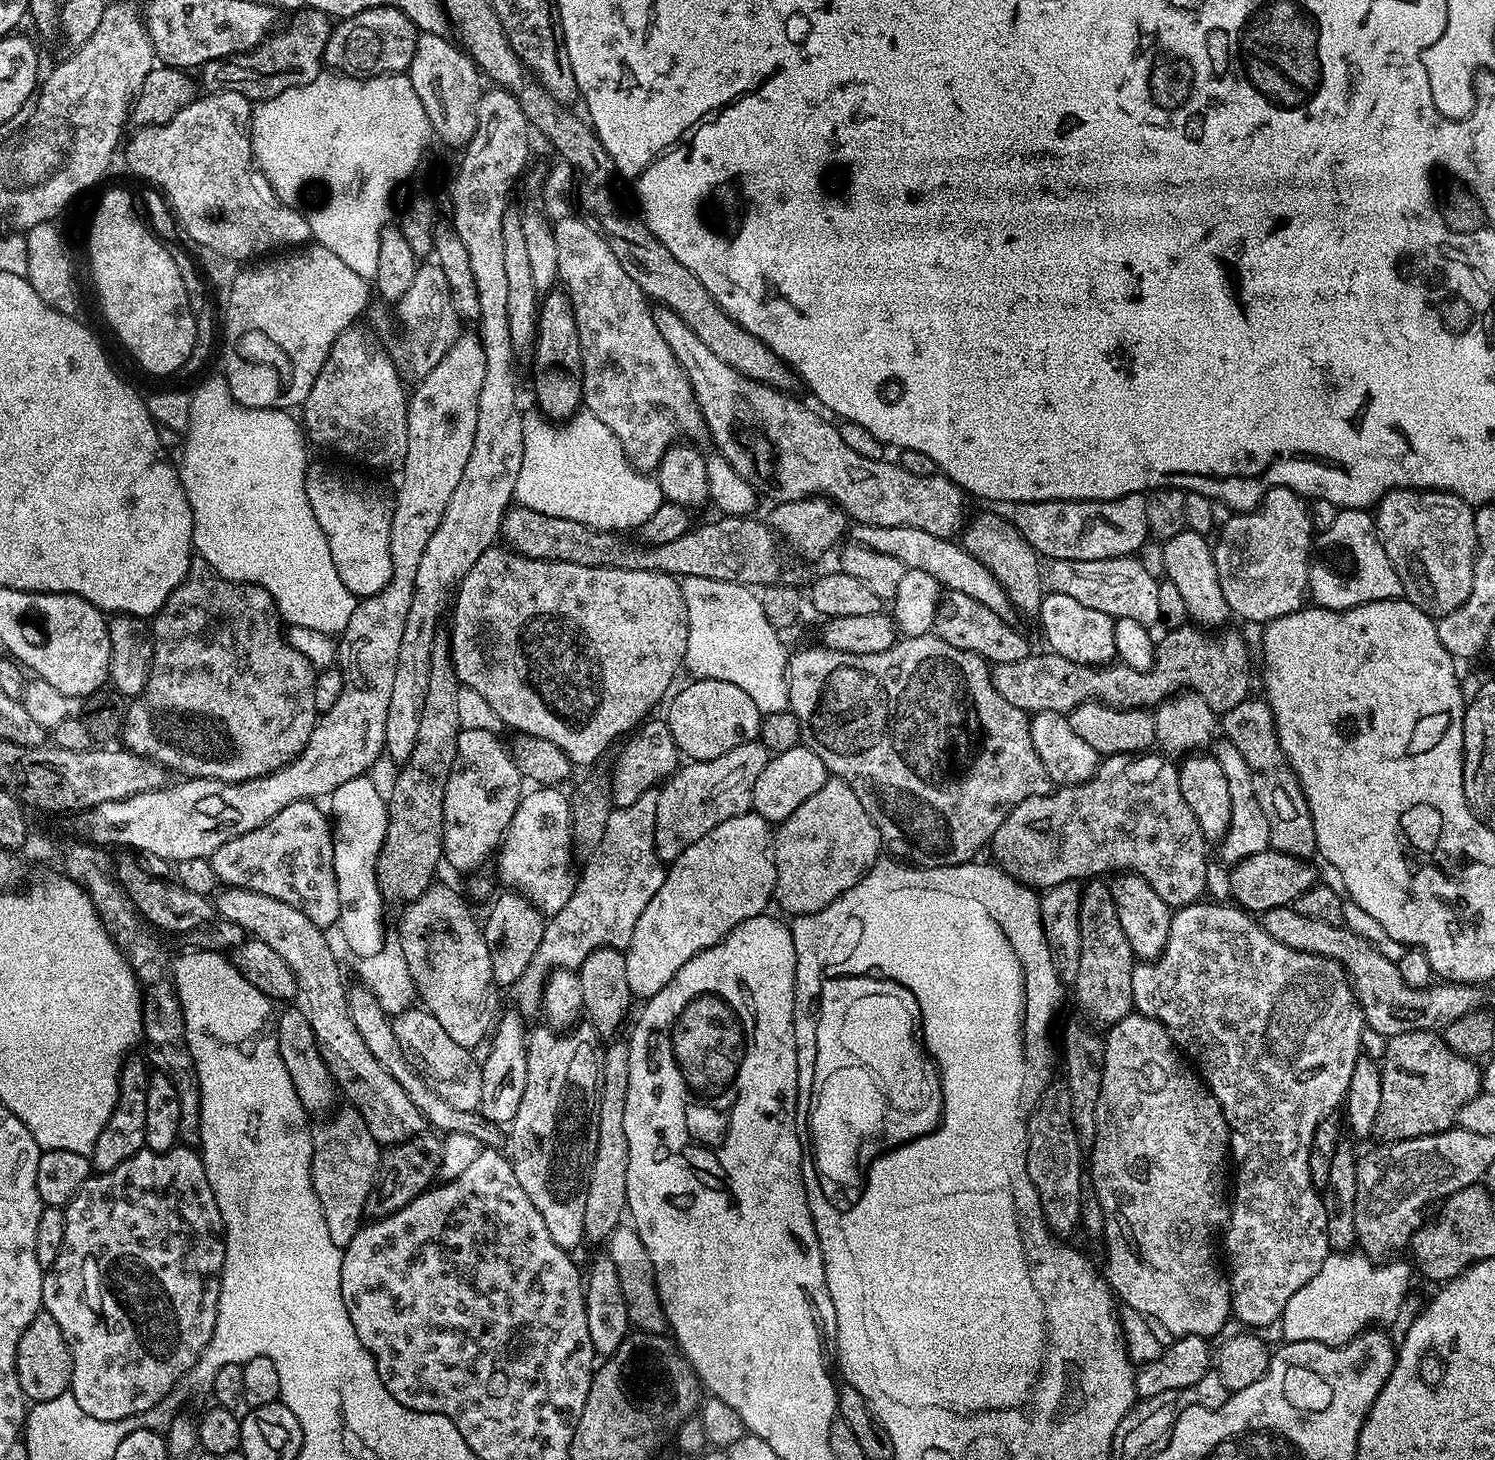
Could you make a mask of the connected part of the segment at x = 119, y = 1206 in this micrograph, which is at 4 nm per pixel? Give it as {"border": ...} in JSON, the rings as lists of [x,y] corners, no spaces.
{"border":[[[177,1146],[168,1152],[142,1150],[126,1158],[122,1166],[114,1166],[114,1170],[89,1176],[64,1208],[64,1217],[66,1238],[62,1238],[62,1250],[58,1250],[58,1258],[44,1273],[42,1308],[52,1315],[54,1322],[58,1322],[58,1330],[62,1330],[62,1338],[66,1338],[66,1346],[72,1355],[72,1397],[86,1414],[90,1414],[90,1418],[128,1420],[132,1416],[143,1416],[146,1410],[163,1402],[165,1396],[173,1395],[172,1387],[179,1380],[181,1383],[194,1362],[198,1362],[216,1325],[220,1275],[224,1269],[224,1223],[218,1202],[214,1202],[214,1190],[210,1190],[210,1182],[206,1178],[201,1153],[192,1146]]]}

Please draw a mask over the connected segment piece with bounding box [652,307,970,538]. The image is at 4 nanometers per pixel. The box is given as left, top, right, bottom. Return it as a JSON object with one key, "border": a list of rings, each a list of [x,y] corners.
{"border":[[[657,307],[652,314],[652,320],[656,324],[658,334],[662,334],[662,342],[666,342],[666,346],[670,346],[670,350],[674,354],[674,358],[678,362],[678,366],[682,366],[682,370],[686,374],[686,378],[692,387],[692,393],[696,399],[696,405],[700,408],[700,418],[703,427],[708,428],[708,432],[712,435],[712,440],[716,443],[719,459],[725,464],[731,466],[738,474],[738,478],[742,478],[757,492],[761,497],[769,496],[772,502],[781,504],[782,502],[794,502],[795,500],[804,500],[808,496],[822,496],[832,501],[833,504],[848,515],[849,521],[857,524],[873,524],[874,526],[914,526],[926,530],[929,534],[938,536],[955,537],[957,533],[963,529],[966,521],[969,519],[970,511],[968,512],[968,503],[970,497],[964,489],[959,488],[953,480],[949,480],[943,474],[927,476],[926,478],[918,478],[918,474],[906,474],[906,470],[902,470],[902,466],[898,462],[892,464],[888,458],[875,460],[874,458],[864,458],[857,451],[850,450],[845,442],[842,442],[842,437],[839,434],[837,425],[831,419],[823,420],[818,413],[815,412],[815,407],[807,408],[804,404],[799,404],[796,400],[787,400],[785,393],[781,389],[773,388],[770,384],[759,384],[757,380],[746,378],[738,370],[734,370],[730,366],[726,366],[726,362],[722,362],[722,358],[718,358],[718,354],[714,354],[706,345],[703,344],[702,338],[698,338],[698,334],[694,334],[694,330],[690,330],[690,326],[686,326],[686,322],[682,322],[682,318],[678,318],[678,314],[674,314],[674,310],[669,308]]]}

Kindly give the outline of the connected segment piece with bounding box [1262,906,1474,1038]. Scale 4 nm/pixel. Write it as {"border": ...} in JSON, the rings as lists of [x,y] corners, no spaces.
{"border":[[[1295,906],[1274,908],[1263,913],[1262,923],[1266,934],[1290,950],[1316,954],[1341,964],[1348,971],[1347,983],[1356,995],[1358,1006],[1364,1015],[1364,1023],[1383,1038],[1410,1032],[1436,1032],[1474,1011],[1472,1005],[1473,985],[1436,982],[1426,988],[1411,988],[1402,982],[1395,960],[1386,958],[1366,938],[1351,932],[1349,928],[1330,922],[1318,922],[1318,918],[1306,918],[1298,914]]]}

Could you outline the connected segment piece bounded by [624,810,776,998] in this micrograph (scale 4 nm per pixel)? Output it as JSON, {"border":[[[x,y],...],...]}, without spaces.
{"border":[[[749,810],[714,826],[710,834],[686,846],[678,859],[671,861],[658,894],[646,902],[624,952],[626,982],[633,997],[658,994],[690,958],[717,944],[734,926],[767,909],[764,907],[776,891],[773,835],[768,821]]]}

